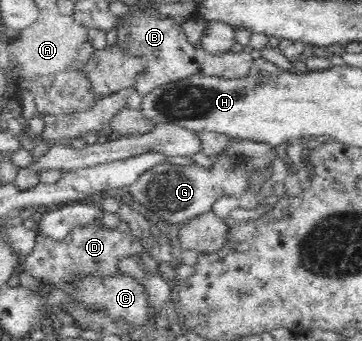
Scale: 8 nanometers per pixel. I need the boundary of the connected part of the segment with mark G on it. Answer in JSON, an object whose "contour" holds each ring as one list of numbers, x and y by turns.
{"contour":[[241,139,230,146,230,150,222,156,214,156,214,168,208,170,198,164,170,164,169,161,158,164,146,170,132,186,128,194,138,204,146,206,150,212,158,214,164,225,184,225,187,221,211,210,216,199,220,196,239,195,247,185,247,174,252,169,265,167,272,163,278,154,278,149,266,143]]}

